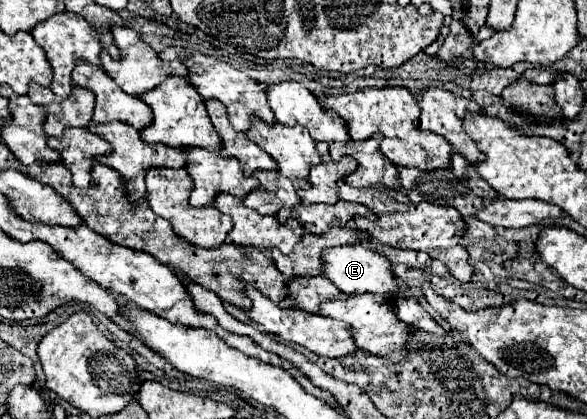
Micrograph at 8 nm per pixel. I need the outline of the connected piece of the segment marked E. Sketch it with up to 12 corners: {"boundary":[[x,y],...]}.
{"boundary":[[359,247],[325,249],[323,273],[347,295],[405,297],[391,261]]}

